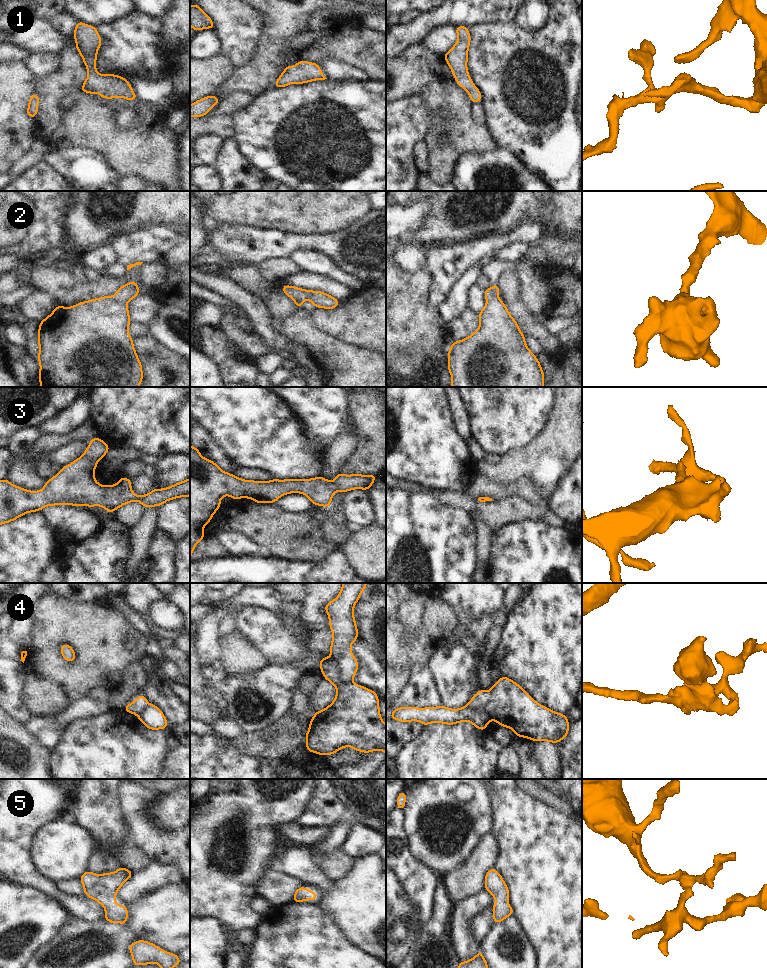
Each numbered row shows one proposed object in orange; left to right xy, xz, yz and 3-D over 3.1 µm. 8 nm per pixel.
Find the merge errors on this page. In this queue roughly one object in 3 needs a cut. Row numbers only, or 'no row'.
4

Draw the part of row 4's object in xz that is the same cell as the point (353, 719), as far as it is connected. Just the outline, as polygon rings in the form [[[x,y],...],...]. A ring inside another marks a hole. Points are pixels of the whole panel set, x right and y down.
[[[332,657],[321,659],[319,668],[337,692],[335,700],[311,719],[309,731],[305,734],[306,749],[321,756],[336,753],[347,746],[364,753],[382,750],[386,754],[386,725],[380,715],[377,693],[352,682],[342,683],[339,668]]]

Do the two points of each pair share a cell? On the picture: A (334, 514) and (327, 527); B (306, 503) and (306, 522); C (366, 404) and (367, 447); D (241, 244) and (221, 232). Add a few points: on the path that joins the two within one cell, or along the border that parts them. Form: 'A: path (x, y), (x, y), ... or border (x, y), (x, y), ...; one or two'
A: border (328, 517), (337, 523), (344, 522); two
B: border (313, 505), (307, 510), (297, 512), (283, 510); two
C: path (369, 415), (369, 436); one
D: path (236, 243), (226, 237); one

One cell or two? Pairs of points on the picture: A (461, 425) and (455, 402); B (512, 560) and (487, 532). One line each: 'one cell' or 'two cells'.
A: one cell
B: two cells

